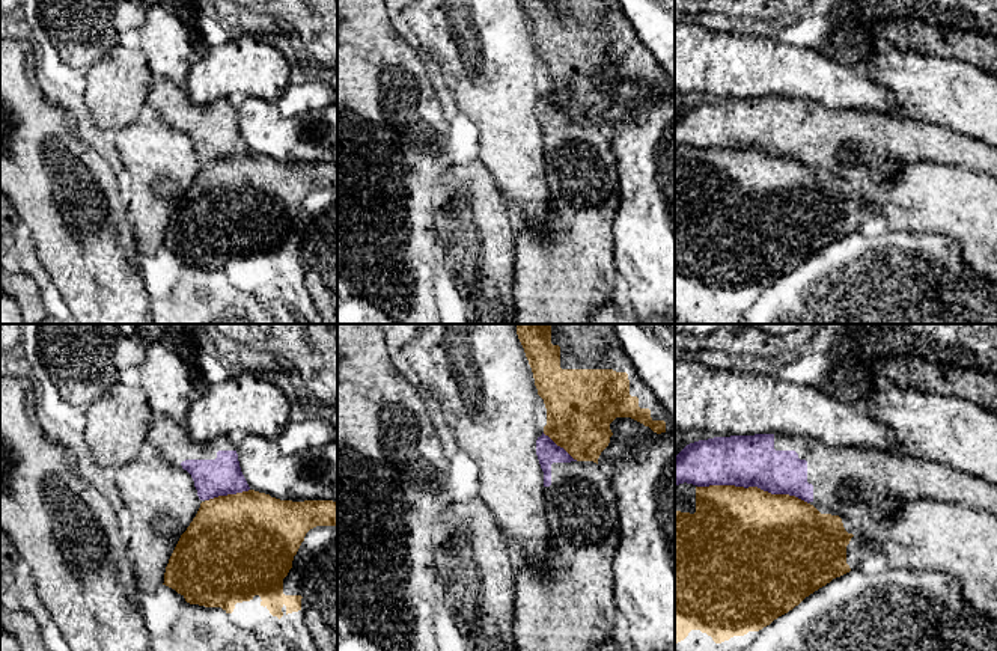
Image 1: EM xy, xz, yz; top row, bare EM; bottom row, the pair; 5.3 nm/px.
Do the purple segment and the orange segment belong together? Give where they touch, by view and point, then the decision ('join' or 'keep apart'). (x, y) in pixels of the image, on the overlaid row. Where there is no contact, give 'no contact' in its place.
contact yz (753, 485); keep apart

